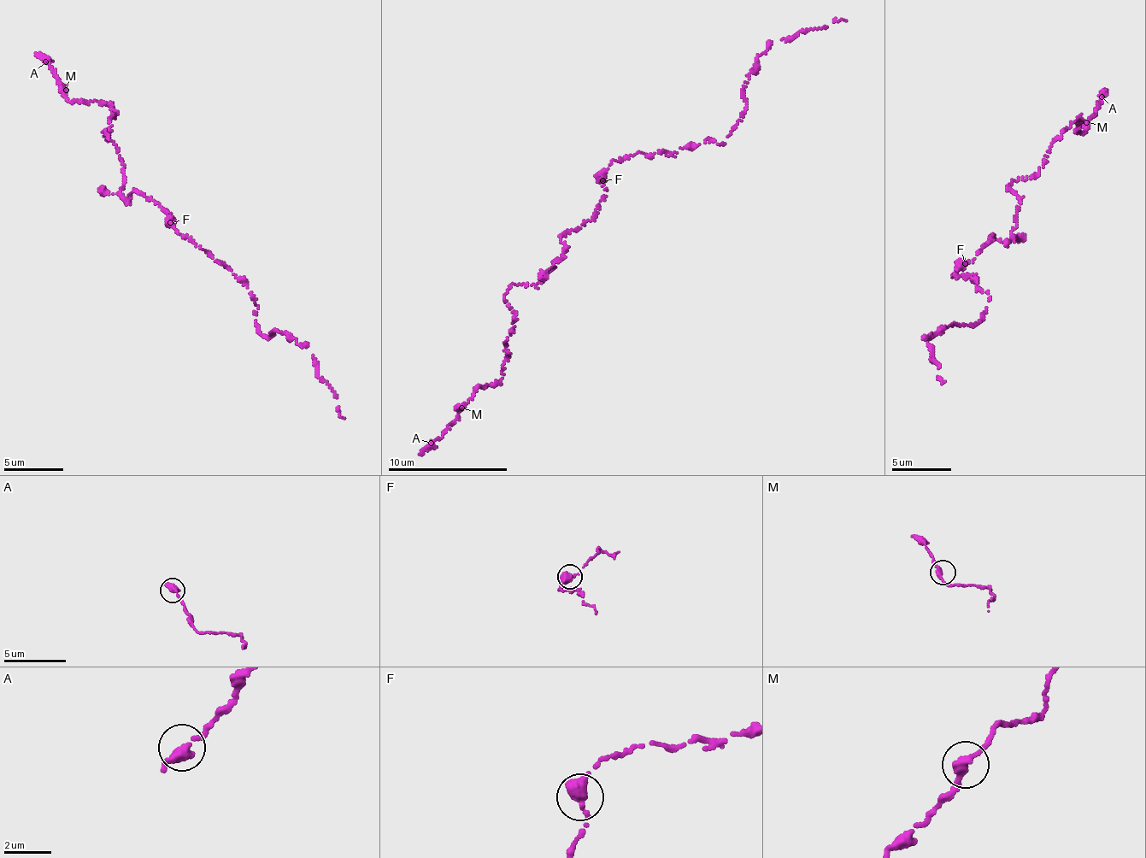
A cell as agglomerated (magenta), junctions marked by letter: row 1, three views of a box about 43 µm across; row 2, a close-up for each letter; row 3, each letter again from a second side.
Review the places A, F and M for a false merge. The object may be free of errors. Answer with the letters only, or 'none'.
none

